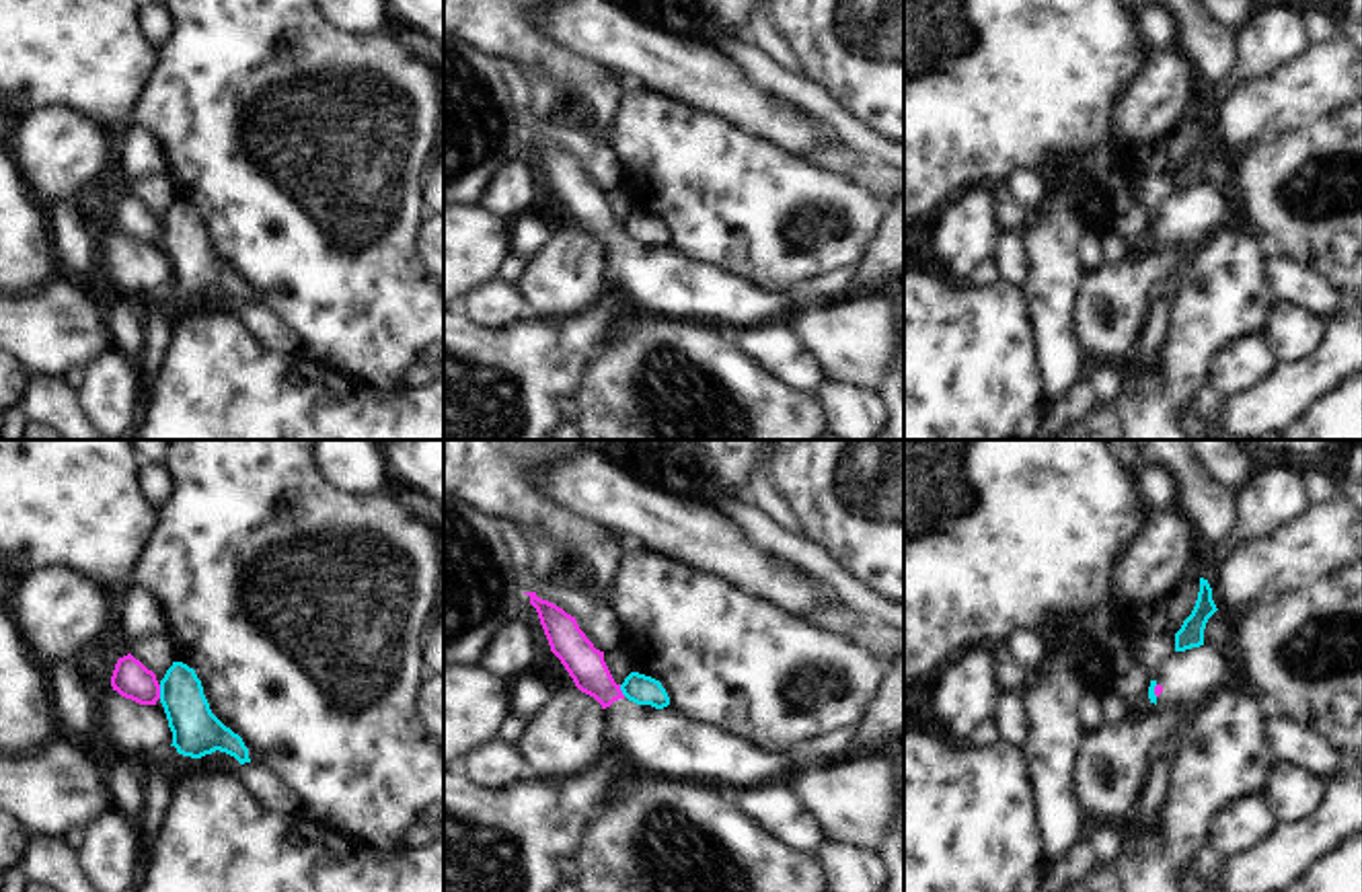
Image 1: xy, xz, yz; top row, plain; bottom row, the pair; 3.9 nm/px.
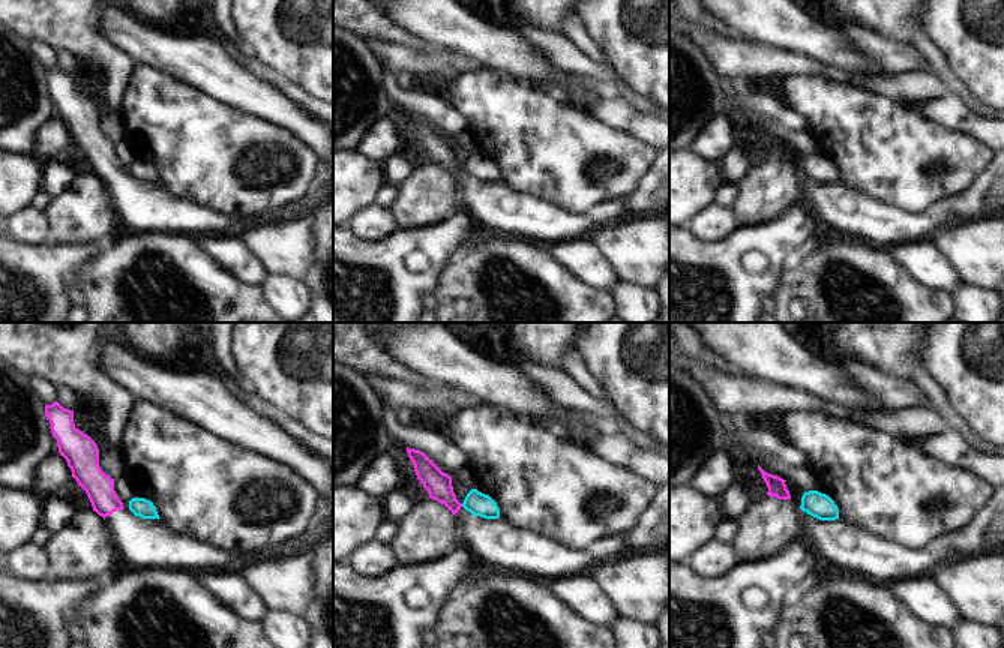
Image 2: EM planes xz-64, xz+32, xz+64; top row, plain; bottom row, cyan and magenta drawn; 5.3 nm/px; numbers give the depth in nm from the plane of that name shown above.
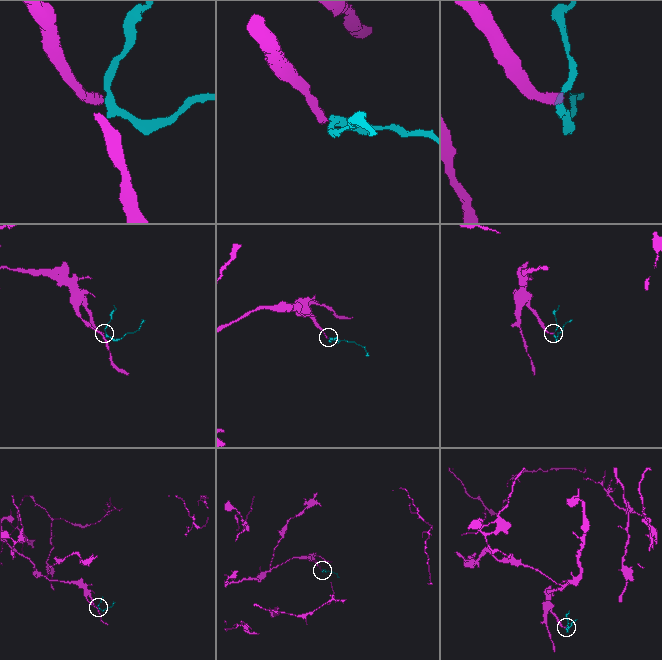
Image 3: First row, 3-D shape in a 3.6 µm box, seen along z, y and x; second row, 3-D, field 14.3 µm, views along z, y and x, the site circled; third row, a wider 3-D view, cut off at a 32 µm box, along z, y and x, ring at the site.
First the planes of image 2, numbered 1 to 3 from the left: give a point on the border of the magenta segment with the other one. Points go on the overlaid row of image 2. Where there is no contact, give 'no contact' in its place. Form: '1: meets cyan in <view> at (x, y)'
1: no contact
2: no contact
3: no contact

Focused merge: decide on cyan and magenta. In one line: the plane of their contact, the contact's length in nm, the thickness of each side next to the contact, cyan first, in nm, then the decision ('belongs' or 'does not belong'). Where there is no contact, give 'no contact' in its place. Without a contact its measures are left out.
xy | 60 nm | 190/150 nm | does not belong

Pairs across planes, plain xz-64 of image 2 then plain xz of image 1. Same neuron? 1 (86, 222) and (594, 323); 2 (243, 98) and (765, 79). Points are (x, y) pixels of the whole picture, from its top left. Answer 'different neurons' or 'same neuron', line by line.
1: different neurons
2: different neurons

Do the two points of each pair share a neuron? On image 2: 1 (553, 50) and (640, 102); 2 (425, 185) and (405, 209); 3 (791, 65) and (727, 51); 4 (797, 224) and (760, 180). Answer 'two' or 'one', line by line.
1: one
2: one
3: one
4: two

